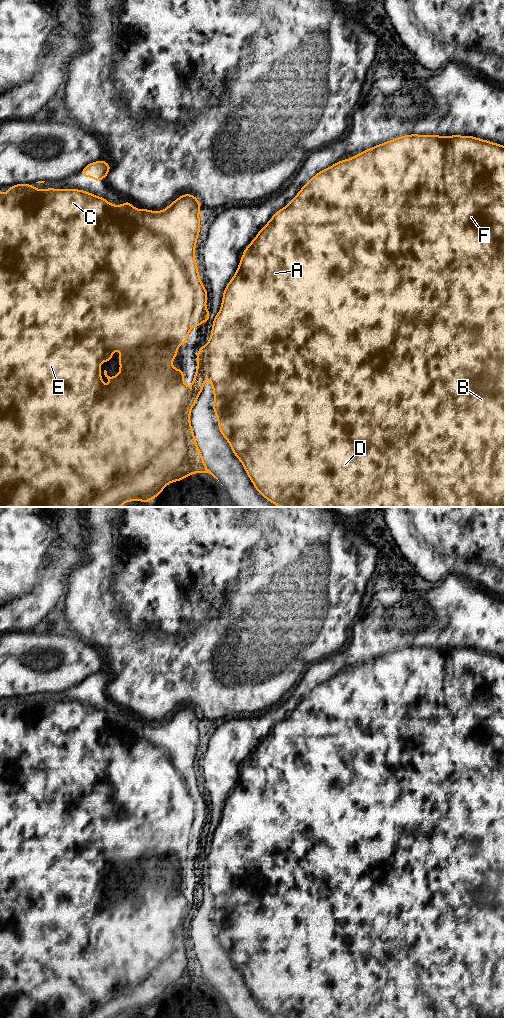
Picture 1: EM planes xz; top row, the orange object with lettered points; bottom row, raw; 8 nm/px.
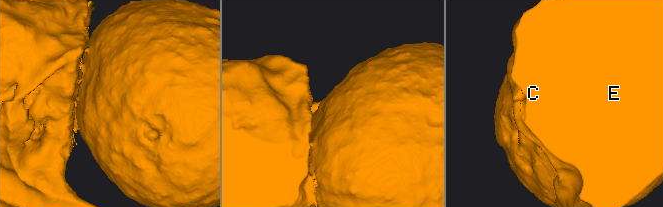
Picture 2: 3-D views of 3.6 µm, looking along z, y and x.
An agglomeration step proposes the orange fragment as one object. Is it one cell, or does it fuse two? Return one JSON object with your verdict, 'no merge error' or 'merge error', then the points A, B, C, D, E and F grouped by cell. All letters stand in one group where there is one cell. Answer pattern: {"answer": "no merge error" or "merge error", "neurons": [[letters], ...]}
{"answer": "merge error", "neurons": [["A", "B", "D", "F"], ["C", "E"]]}

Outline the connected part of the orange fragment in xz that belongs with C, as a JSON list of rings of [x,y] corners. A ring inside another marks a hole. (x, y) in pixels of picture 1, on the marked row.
[[[17,184],[7,188],[9,192],[0,195],[0,507],[120,507],[127,501],[136,501],[137,499],[142,503],[148,503],[162,493],[165,485],[169,485],[172,481],[179,482],[193,473],[209,473],[218,480],[205,465],[190,425],[190,411],[204,388],[205,377],[211,380],[214,391],[214,383],[210,375],[208,343],[201,347],[196,354],[198,368],[189,390],[184,385],[184,370],[172,368],[172,359],[179,356],[176,350],[179,349],[179,345],[188,342],[187,337],[191,328],[205,323],[210,317],[210,311],[205,309],[208,292],[200,280],[194,257],[196,241],[200,232],[199,210],[201,205],[199,200],[195,196],[186,193],[177,198],[166,209],[154,212],[147,209],[136,210],[128,200],[125,200],[123,206],[111,205],[103,197],[97,197],[92,193],[79,189],[49,188],[37,190],[32,184]],[[116,349],[122,352],[119,358],[120,372],[117,376],[110,377],[107,375],[107,371],[104,370],[105,377],[112,385],[107,388],[99,376],[100,360],[103,358],[106,365],[108,361],[112,360],[112,351]]]

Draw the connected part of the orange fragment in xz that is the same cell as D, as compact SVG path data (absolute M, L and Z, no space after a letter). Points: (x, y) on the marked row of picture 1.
M411 134L411 135L405 135L405 136L401 136L401 137L399 137L399 138L396 138L396 139L393 139L393 140L390 140L390 141L388 141L388 142L385 142L385 143L382 143L382 144L379 144L379 145L377 145L377 146L374 146L374 147L372 147L372 148L369 148L369 149L368 149L368 150L366 150L366 151L364 151L364 152L362 152L362 153L359 153L359 154L357 154L357 155L355 155L355 156L354 156L354 157L353 157L353 158L351 158L351 159L345 159L345 160L343 160L343 161L339 161L339 162L337 162L337 163L335 163L335 164L334 164L334 165L332 165L332 166L331 166L331 167L329 167L329 168L327 168L327 169L324 169L324 170L322 170L322 171L320 171L320 172L319 172L319 173L317 173L317 174L316 174L316 175L315 175L315 176L314 176L314 177L312 177L312 178L311 178L311 179L310 179L310 180L309 180L309 181L308 181L308 182L307 182L307 183L305 183L305 184L304 184L304 186L303 186L303 187L302 187L302 189L301 189L301 190L300 190L300 191L299 191L299 193L298 193L298 194L297 194L297 195L296 195L296 196L295 196L295 197L294 197L294 198L293 198L293 199L292 199L292 200L291 200L291 201L290 201L290 202L289 202L289 204L288 204L288 205L287 205L287 206L285 206L285 207L284 207L284 208L283 208L283 209L280 209L280 210L279 210L279 211L277 211L277 212L276 212L276 213L275 213L275 214L274 214L274 215L273 215L273 216L272 216L272 218L271 218L271 219L270 219L270 221L269 221L269 222L268 222L268 223L267 223L267 224L266 224L266 225L265 225L265 226L264 226L264 227L263 227L263 228L262 228L262 229L261 229L261 230L260 230L260 231L259 231L259 232L258 232L258 234L257 234L257 236L256 236L256 237L255 237L255 239L254 239L254 240L252 240L252 242L251 242L251 243L250 243L250 244L249 244L249 245L248 245L248 246L247 246L247 247L246 247L246 248L245 248L245 249L244 249L244 253L243 253L243 255L242 255L242 258L241 258L241 259L240 259L240 264L239 264L239 266L238 266L238 269L237 269L237 271L236 271L236 273L235 273L235 275L234 275L234 276L233 276L233 278L232 278L232 279L231 279L231 281L230 281L230 282L229 282L229 283L228 283L228 284L227 284L227 286L226 286L226 288L225 288L225 290L224 290L224 293L223 293L223 300L222 300L222 305L221 305L221 308L220 308L220 311L219 311L219 313L218 313L218 314L217 314L217 316L216 316L216 317L215 317L215 320L214 320L214 324L213 324L213 327L212 327L212 329L211 329L211 333L212 333L212 334L211 334L211 338L210 338L210 341L209 341L209 343L208 343L208 350L209 350L209 352L210 352L210 375L211 375L211 378L212 378L212 381L213 381L213 383L214 383L214 392L215 392L215 394L216 394L216 402L217 402L217 403L218 403L218 410L219 410L219 416L220 416L220 422L219 422L219 424L218 424L218 426L219 426L219 428L220 428L220 429L223 429L223 428L224 428L224 427L228 427L228 428L229 428L229 429L230 429L230 436L229 436L229 438L228 438L228 442L229 442L229 444L230 444L230 446L231 446L231 449L232 449L232 451L233 451L233 453L234 453L234 455L235 455L235 456L236 456L236 457L237 457L237 458L238 458L238 459L239 459L239 460L240 460L240 461L241 461L241 462L242 462L242 464L243 464L243 466L244 466L244 469L245 469L245 471L246 471L246 473L247 473L247 475L248 475L248 477L249 477L249 478L250 478L250 479L251 479L251 481L252 481L252 483L253 483L253 485L254 485L254 486L255 486L255 488L256 488L256 489L257 489L257 491L258 491L258 492L259 492L259 494L260 494L260 495L262 495L262 496L263 496L263 497L264 497L264 498L266 498L266 499L267 499L267 500L269 500L269 501L270 501L270 502L272 502L272 503L273 503L273 504L275 504L275 505L277 505L277 506L279 506L279 507L505 507L505 147L504 147L504 146L502 146L502 145L499 145L499 144L496 144L496 143L493 143L493 142L489 142L489 141L487 141L487 140L481 140L481 139L479 139L479 138L476 138L476 137L473 137L473 136L459 136L459 135L454 135L454 136L437 136L437 135L416 135L416 134Z

